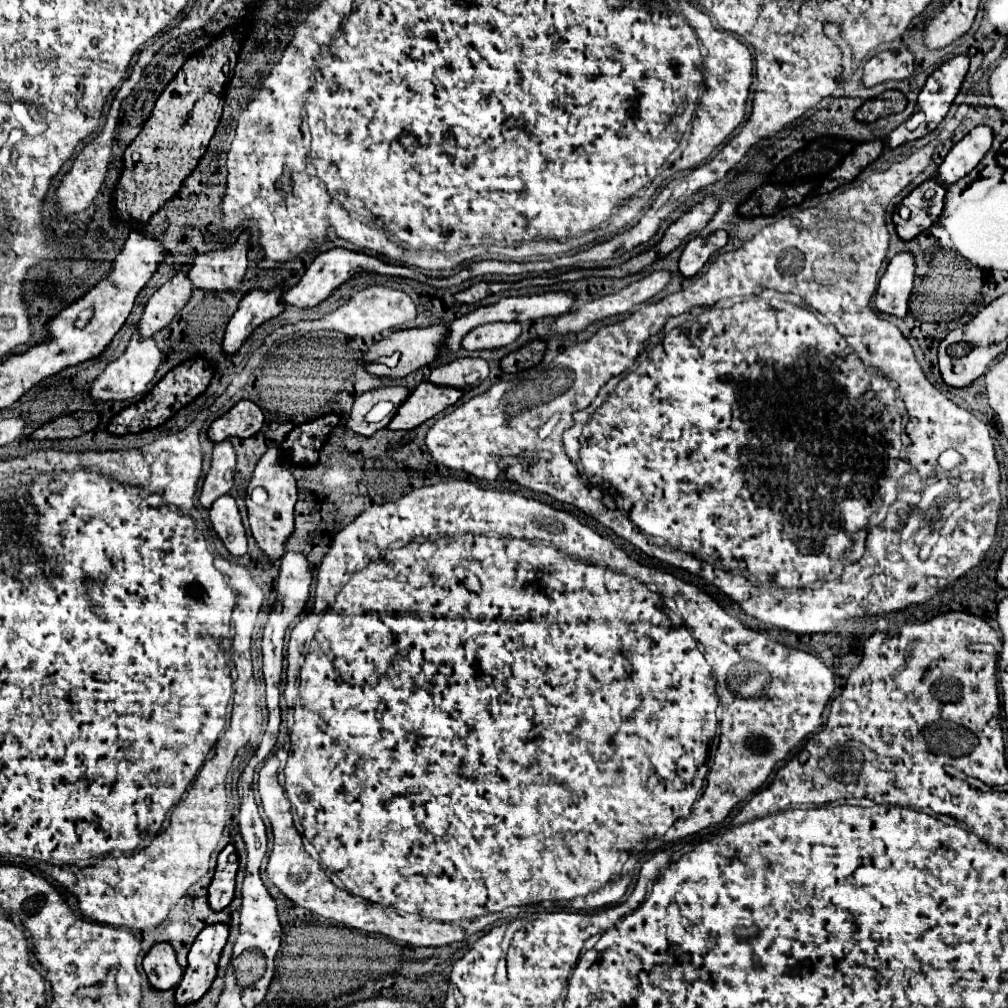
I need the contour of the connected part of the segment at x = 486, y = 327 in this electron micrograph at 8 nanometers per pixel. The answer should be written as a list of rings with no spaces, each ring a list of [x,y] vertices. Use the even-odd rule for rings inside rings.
[[[482,324],[468,332],[462,340],[462,348],[466,350],[486,350],[500,348],[514,342],[520,336],[520,324]]]

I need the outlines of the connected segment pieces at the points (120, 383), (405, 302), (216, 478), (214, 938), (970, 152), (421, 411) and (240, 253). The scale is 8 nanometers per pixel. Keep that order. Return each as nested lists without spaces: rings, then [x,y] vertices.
[[[136,330],[134,336],[132,336],[132,340],[130,340],[130,344],[128,344],[128,348],[126,348],[126,352],[120,358],[116,358],[114,362],[110,362],[104,368],[104,372],[92,382],[90,394],[92,394],[92,398],[104,400],[104,402],[108,402],[108,400],[128,400],[128,398],[134,398],[134,396],[138,396],[138,394],[142,394],[146,390],[146,386],[154,378],[160,362],[162,362],[162,352],[160,352],[156,340],[154,338],[144,340],[140,336],[140,332]]]
[[[368,286],[360,292],[356,292],[348,302],[340,304],[334,312],[326,314],[320,320],[312,320],[304,326],[304,330],[338,330],[346,336],[376,336],[384,330],[396,330],[410,322],[416,316],[416,306],[412,298],[402,290],[392,290],[388,286]]]
[[[222,440],[214,444],[214,454],[212,454],[212,466],[210,472],[206,474],[200,502],[204,508],[210,508],[216,498],[224,496],[230,492],[234,484],[234,466],[236,466],[236,452],[230,440]]]
[[[210,924],[194,940],[188,954],[188,968],[176,988],[178,1004],[192,1004],[204,996],[216,978],[220,954],[230,934],[228,924]]]
[[[980,124],[972,128],[944,158],[936,174],[938,180],[948,186],[966,176],[992,148],[992,140],[994,140],[994,130],[990,126]]]
[[[422,382],[420,388],[412,390],[408,400],[398,408],[396,416],[388,424],[390,430],[410,430],[426,422],[428,418],[444,412],[448,406],[460,400],[464,390],[436,386],[432,382]]]
[[[244,230],[234,244],[222,246],[220,250],[210,250],[196,254],[188,278],[194,286],[202,290],[238,290],[240,280],[246,272],[246,252],[248,252],[250,232]]]

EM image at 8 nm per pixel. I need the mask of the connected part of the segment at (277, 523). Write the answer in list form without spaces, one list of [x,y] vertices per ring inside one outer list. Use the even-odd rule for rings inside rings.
[[[272,446],[266,450],[266,454],[258,460],[252,480],[248,484],[248,496],[246,496],[246,506],[248,506],[248,518],[250,518],[250,530],[252,536],[256,538],[258,546],[270,556],[270,560],[278,560],[284,554],[284,540],[292,534],[294,530],[294,504],[296,504],[296,480],[292,474],[292,466],[282,452],[280,446]],[[254,486],[264,486],[268,490],[268,502],[264,506],[258,506],[252,502],[250,494]]]

